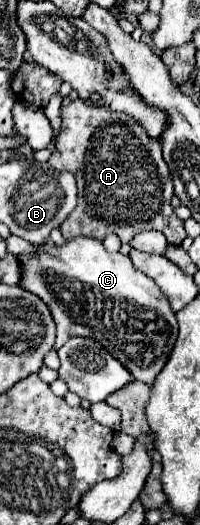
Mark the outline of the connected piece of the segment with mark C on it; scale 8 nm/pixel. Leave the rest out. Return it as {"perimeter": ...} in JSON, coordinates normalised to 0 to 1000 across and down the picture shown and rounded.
{"perimeter":[[[360,451],[310,467],[220,463],[190,470],[170,486],[90,486],[110,528],[100,547],[190,562],[250,589],[280,611],[280,665],[320,657],[350,642],[450,642],[490,650],[530,669],[550,669],[650,710],[670,722],[760,733],[780,714],[840,688],[840,676],[880,653],[890,619],[880,600],[840,581],[840,570],[810,562],[790,543],[750,535],[720,520],[670,512],[650,490],[610,482],[550,482],[520,474],[500,455],[470,451]]]}

